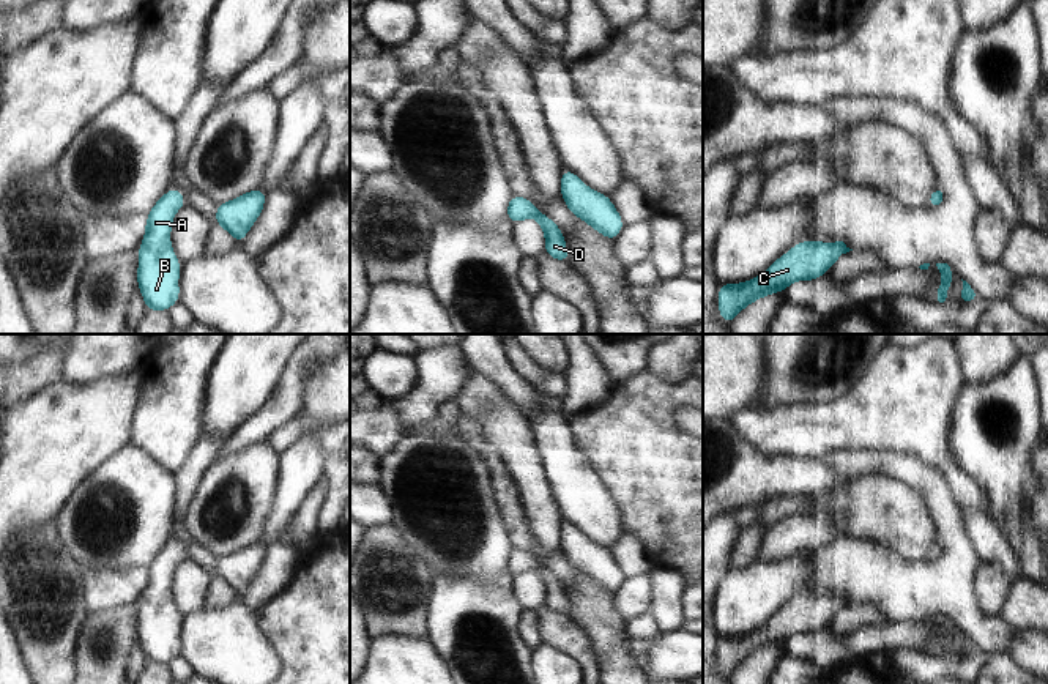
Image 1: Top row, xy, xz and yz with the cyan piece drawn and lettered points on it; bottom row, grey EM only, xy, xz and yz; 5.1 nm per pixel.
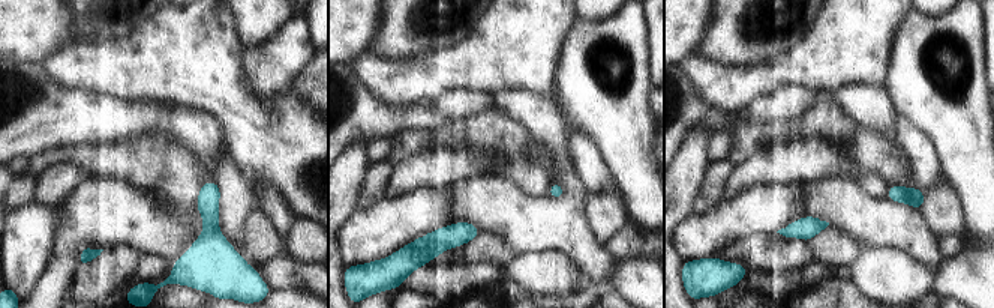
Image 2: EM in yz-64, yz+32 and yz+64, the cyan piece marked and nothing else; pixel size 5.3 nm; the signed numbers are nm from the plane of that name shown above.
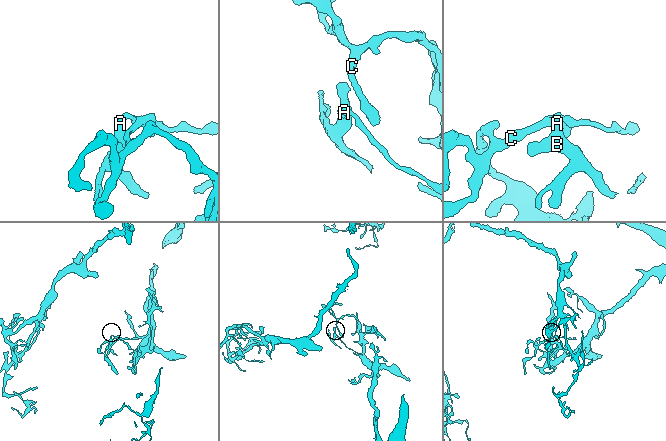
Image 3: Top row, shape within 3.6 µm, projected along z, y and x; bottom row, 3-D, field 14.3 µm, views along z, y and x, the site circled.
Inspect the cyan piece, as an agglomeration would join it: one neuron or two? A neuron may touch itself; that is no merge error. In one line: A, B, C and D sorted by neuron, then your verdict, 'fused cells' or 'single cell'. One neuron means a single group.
A B C D | single cell

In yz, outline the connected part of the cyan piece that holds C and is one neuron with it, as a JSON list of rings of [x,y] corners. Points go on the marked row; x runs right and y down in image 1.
[[[807,240],[794,244],[785,255],[779,257],[763,274],[742,284],[719,285],[719,314],[725,323],[753,301],[785,292],[796,281],[815,281],[831,270],[835,260],[853,249],[843,241],[821,243]]]

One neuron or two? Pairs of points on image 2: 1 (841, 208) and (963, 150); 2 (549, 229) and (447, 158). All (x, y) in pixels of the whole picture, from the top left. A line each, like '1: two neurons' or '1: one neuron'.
1: two neurons
2: two neurons

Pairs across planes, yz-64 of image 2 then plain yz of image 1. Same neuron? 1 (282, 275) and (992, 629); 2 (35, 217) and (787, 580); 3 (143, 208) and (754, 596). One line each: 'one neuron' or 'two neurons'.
1: one neuron
2: one neuron
3: two neurons

